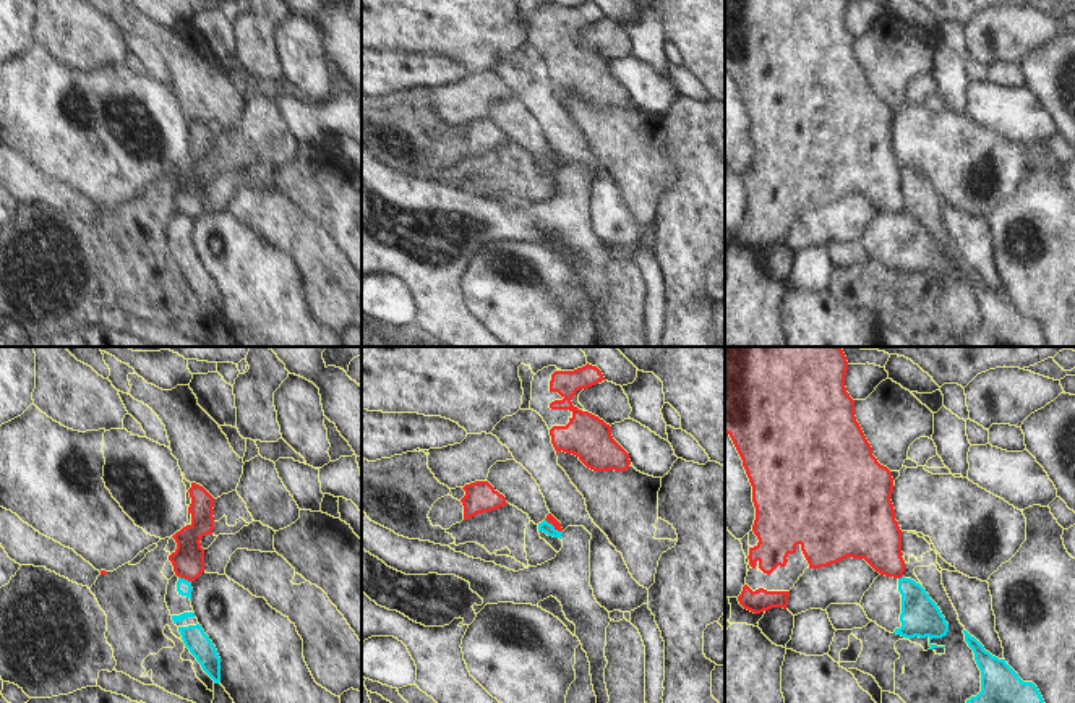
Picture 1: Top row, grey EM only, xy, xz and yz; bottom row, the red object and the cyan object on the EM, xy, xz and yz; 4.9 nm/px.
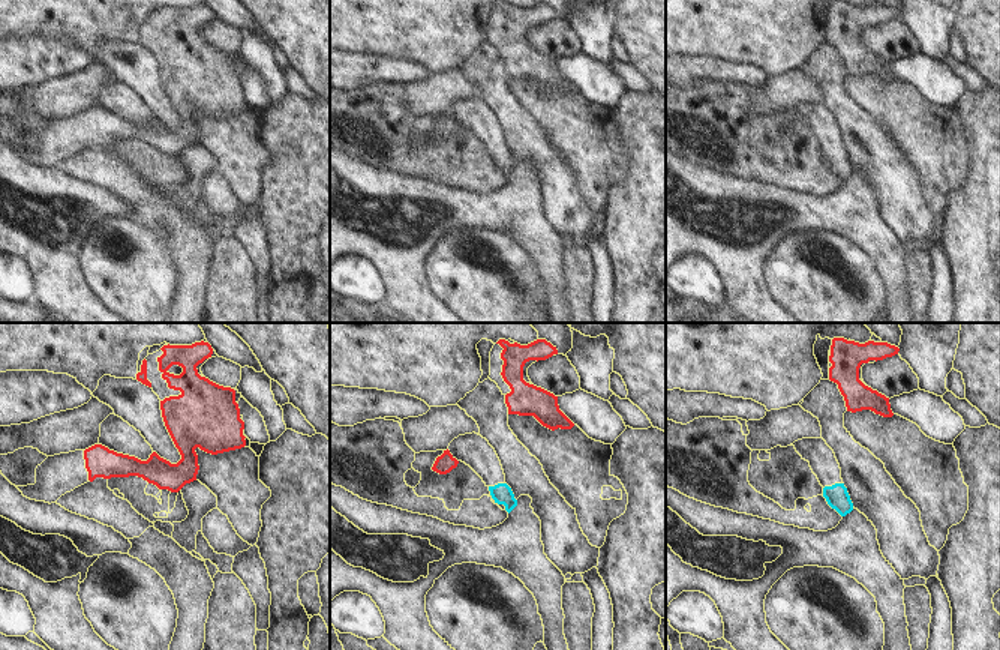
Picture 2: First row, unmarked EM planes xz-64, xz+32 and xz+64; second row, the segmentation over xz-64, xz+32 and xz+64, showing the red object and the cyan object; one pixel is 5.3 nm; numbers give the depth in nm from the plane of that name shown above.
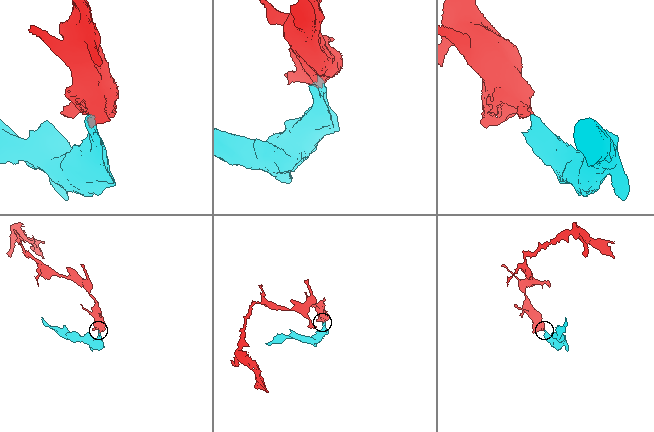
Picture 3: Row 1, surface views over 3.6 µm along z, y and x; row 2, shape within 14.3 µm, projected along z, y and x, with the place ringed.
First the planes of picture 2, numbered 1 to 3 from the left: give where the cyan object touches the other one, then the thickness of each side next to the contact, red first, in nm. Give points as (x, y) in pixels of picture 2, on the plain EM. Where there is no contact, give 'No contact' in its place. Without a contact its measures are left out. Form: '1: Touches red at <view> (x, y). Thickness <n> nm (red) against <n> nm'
1: No contact
2: No contact
3: No contact

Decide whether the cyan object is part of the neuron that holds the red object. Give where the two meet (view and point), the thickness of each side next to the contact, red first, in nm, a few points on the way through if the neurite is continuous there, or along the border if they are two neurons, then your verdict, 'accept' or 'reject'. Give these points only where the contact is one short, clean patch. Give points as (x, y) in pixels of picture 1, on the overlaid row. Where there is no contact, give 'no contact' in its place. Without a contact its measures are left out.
xy (185, 579) | 160/80 nm | along xy (179, 575), (190, 582) | reject

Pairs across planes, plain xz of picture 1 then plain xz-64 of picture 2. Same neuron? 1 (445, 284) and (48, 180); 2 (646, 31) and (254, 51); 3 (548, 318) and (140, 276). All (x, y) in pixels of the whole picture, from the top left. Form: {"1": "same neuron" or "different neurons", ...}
{"1": "same neuron", "2": "same neuron", "3": "same neuron"}

